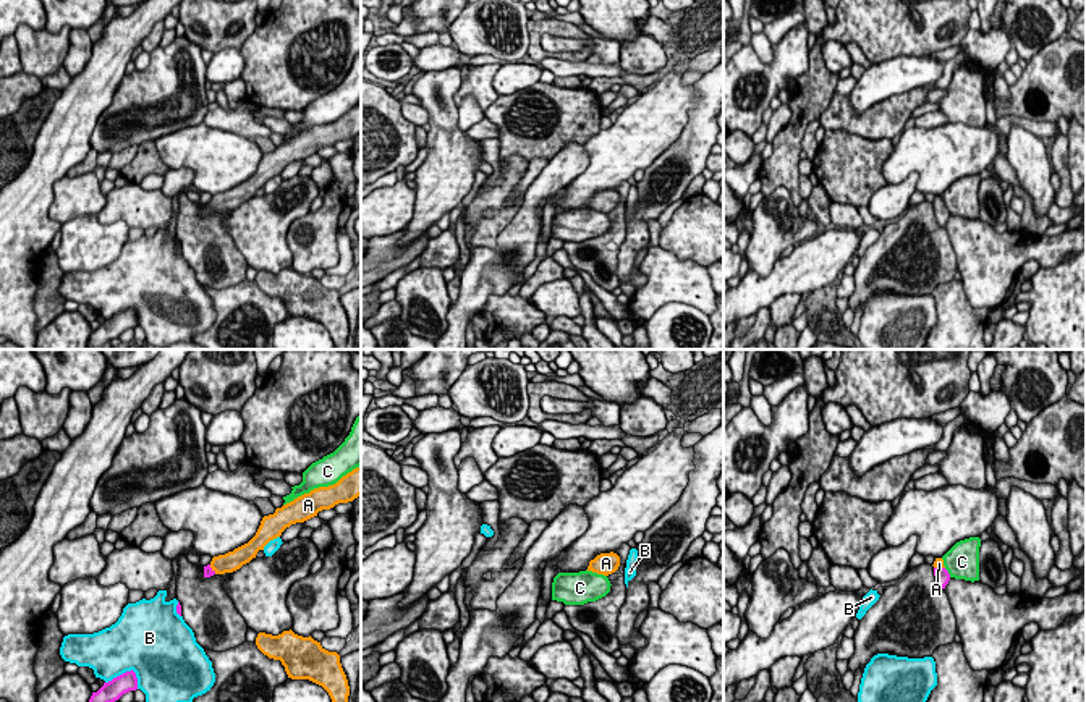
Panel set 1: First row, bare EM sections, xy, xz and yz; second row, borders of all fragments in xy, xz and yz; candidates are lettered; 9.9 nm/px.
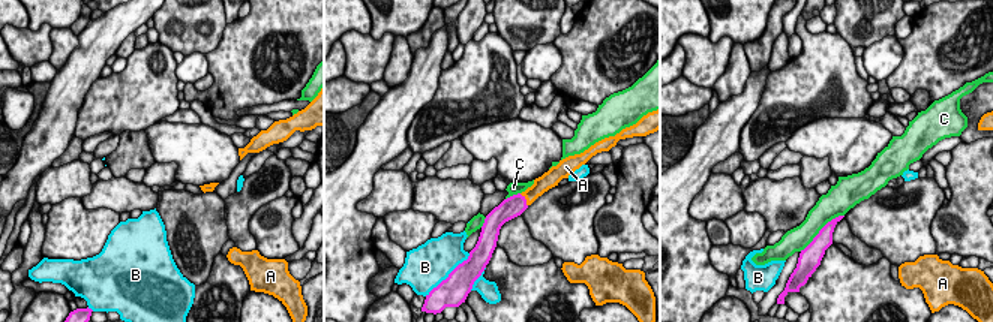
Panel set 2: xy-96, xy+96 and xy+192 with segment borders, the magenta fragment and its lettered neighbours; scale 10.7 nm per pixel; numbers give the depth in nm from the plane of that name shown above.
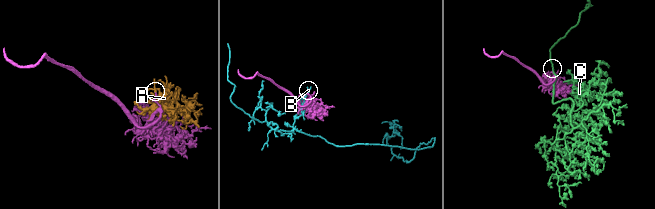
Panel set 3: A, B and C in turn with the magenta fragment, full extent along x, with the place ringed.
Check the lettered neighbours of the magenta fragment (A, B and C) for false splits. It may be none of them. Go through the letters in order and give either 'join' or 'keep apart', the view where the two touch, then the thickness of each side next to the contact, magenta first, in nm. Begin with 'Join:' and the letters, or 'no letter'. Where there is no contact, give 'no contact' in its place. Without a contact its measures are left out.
Join: A
A: join; meets magenta in xy; 100 nm thick on the magenta side, 200 nm on the other
B: keep apart; meets magenta in xy; 200 nm thick on the magenta side, 480 nm on the other
C: keep apart; meets magenta in yz; 140 nm thick on the magenta side, 340 nm on the other

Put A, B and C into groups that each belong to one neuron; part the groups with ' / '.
A / B / C

